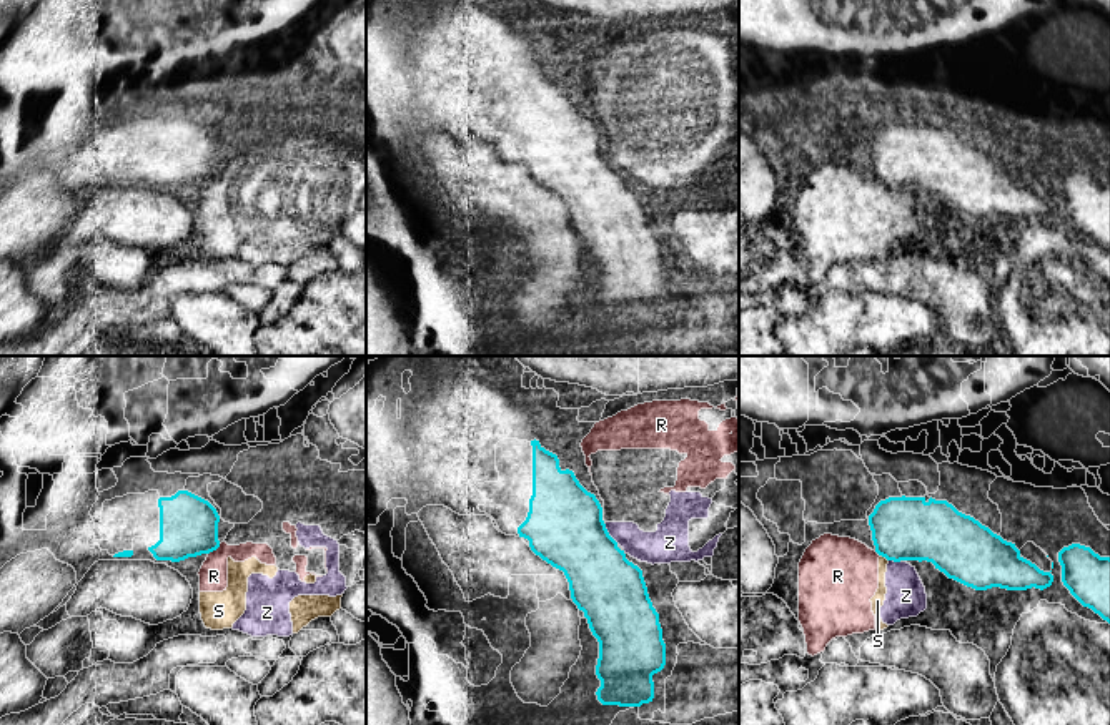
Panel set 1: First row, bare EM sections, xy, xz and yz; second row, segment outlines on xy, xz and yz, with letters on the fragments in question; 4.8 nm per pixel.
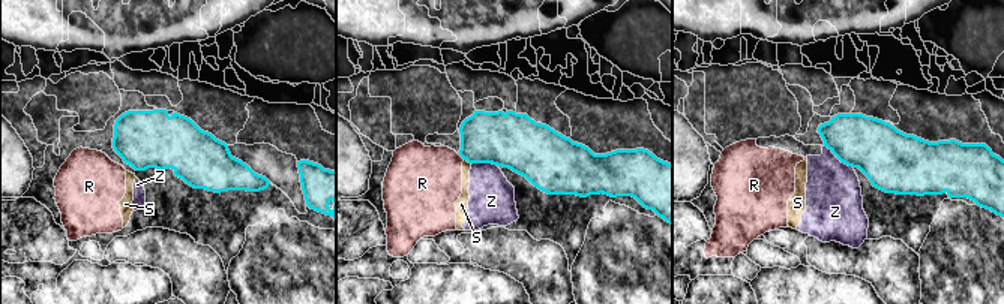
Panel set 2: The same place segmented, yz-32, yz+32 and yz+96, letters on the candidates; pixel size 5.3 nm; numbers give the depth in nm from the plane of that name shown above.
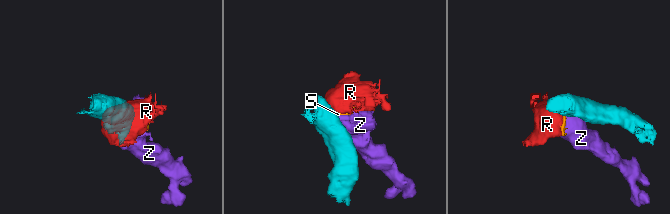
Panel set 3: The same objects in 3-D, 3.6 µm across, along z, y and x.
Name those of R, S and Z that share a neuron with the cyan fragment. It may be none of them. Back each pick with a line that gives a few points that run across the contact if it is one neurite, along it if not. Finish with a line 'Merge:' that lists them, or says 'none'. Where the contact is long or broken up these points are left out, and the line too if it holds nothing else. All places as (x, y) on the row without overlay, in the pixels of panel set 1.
Merge: none

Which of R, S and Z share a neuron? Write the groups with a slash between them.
R S Z

